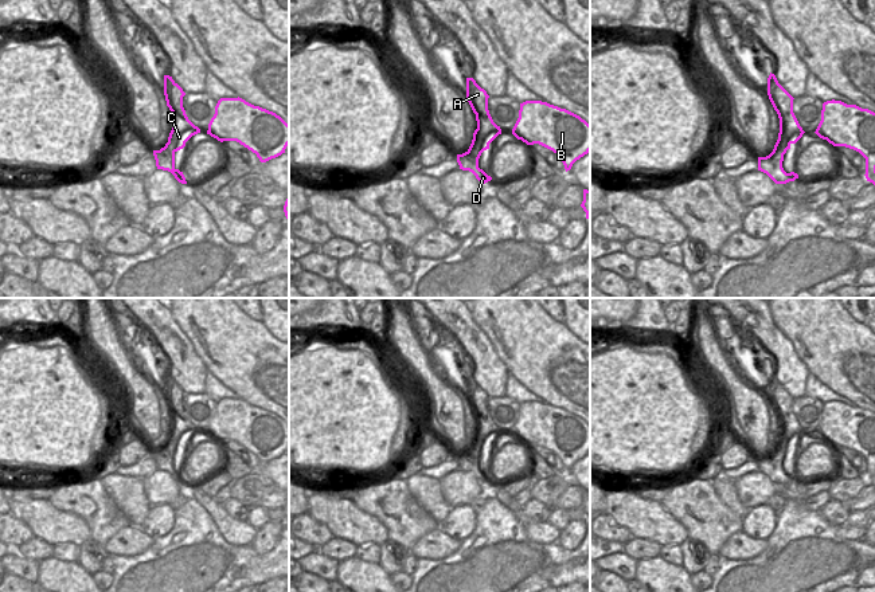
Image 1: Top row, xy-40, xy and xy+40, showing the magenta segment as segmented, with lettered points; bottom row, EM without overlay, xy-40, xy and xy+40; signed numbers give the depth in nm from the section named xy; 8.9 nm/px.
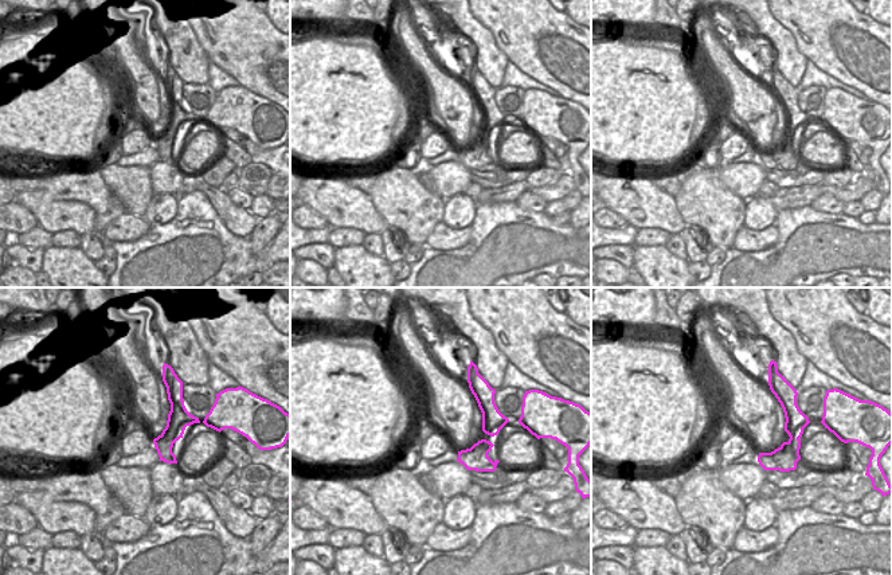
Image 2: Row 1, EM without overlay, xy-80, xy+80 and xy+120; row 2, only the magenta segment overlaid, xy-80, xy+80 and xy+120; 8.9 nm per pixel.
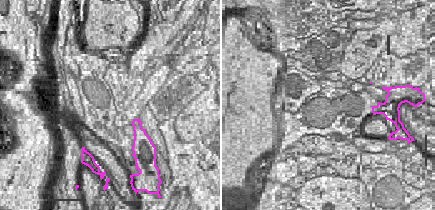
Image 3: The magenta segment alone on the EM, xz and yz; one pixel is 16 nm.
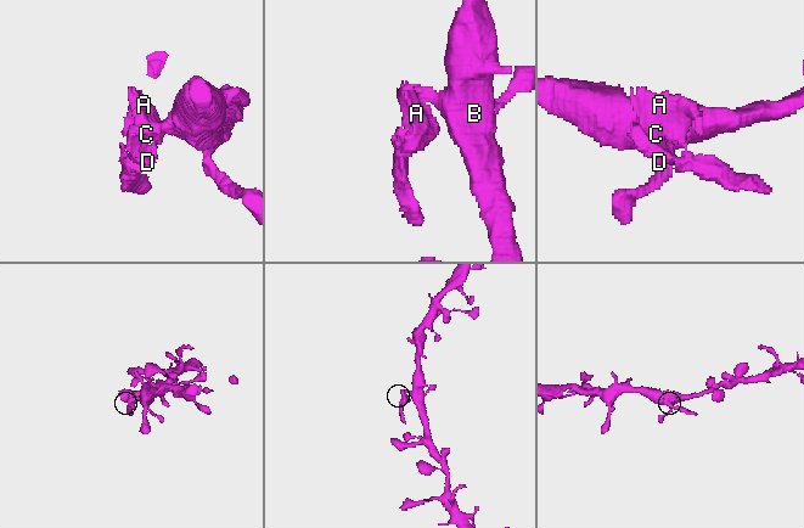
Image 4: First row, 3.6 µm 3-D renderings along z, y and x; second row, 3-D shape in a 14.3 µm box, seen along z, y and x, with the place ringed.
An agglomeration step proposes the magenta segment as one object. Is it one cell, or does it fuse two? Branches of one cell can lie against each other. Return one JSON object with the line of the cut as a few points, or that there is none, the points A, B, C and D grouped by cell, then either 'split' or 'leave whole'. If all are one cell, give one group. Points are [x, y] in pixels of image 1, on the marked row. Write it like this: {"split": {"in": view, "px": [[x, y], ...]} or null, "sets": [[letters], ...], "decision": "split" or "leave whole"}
{"split": null, "sets": [["A", "B", "C", "D"]], "decision": "leave whole"}

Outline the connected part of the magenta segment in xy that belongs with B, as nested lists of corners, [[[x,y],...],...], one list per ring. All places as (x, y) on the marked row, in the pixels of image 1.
[[[542,101],[520,103],[512,134],[527,145],[539,144],[556,153],[566,172],[590,152],[590,125],[574,113]]]

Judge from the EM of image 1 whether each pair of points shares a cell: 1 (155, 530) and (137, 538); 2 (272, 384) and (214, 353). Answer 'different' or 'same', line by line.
1: different
2: same

